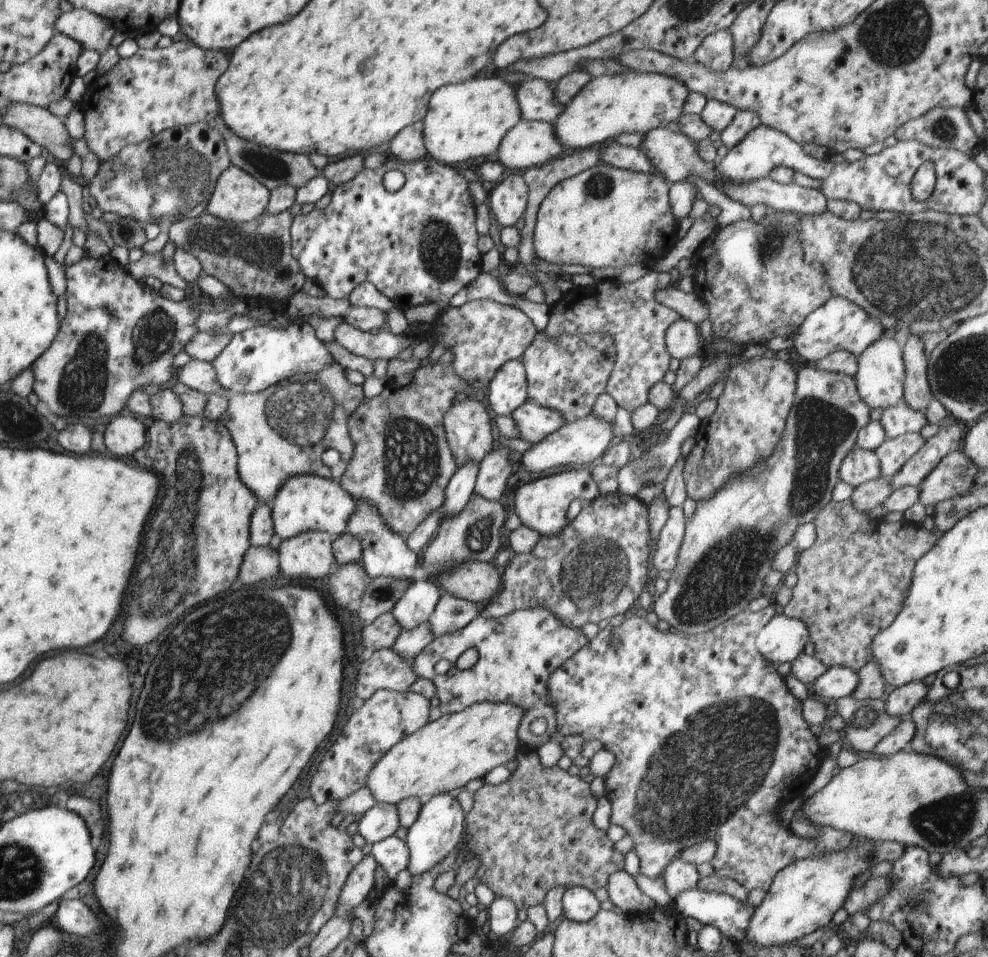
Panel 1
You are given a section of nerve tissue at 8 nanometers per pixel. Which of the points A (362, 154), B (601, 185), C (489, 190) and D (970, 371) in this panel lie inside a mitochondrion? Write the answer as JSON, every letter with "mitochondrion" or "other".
{"A":"other","B":"mitochondrion","C":"other","D":"mitochondrion"}

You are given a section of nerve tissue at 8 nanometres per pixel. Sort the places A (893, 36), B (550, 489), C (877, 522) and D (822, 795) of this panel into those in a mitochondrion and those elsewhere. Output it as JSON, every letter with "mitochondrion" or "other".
{"A":"mitochondrion","B":"other","C":"other","D":"other"}

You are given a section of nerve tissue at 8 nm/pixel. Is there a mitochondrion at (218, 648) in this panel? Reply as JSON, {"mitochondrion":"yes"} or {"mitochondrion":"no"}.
{"mitochondrion":"yes"}

